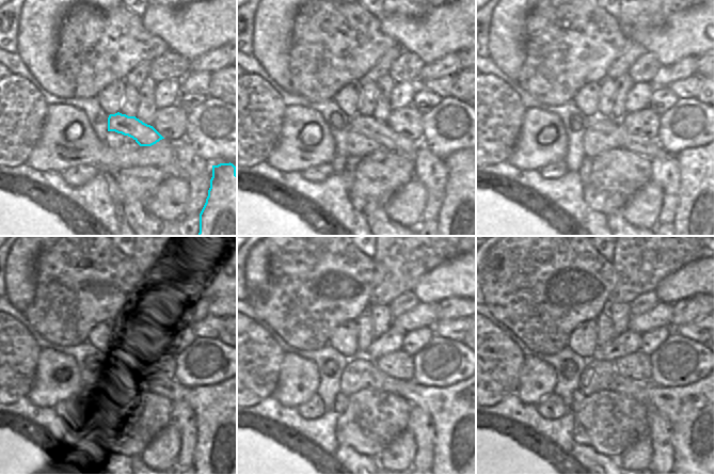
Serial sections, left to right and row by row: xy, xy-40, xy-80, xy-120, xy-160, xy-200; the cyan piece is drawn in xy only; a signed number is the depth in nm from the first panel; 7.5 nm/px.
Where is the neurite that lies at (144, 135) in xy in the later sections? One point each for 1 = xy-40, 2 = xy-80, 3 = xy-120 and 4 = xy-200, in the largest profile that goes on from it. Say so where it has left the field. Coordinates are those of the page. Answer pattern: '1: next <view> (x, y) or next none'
1: next xy-40 (368, 126)
2: next xy-80 (649, 148)
3: next xy-120 (215, 406)
4: next xy-200 (693, 410)

